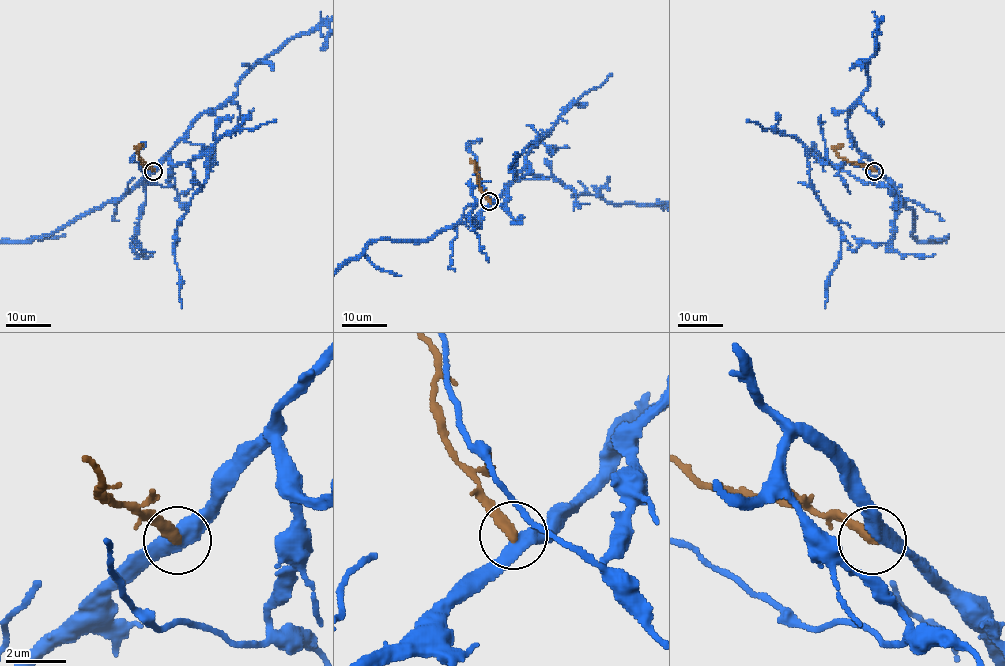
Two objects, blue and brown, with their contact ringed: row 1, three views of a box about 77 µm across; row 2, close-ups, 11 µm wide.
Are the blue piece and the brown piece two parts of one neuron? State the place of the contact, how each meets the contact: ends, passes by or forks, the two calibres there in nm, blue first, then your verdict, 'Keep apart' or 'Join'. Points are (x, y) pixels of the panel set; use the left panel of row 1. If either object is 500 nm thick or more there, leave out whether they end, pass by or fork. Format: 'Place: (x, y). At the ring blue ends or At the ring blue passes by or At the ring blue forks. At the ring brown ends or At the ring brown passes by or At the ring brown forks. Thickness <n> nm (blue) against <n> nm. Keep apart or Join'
Place: (153, 171). At the ring blue passes by. At the ring brown ends. Thickness 480 nm (blue) against 360 nm. Keep apart

